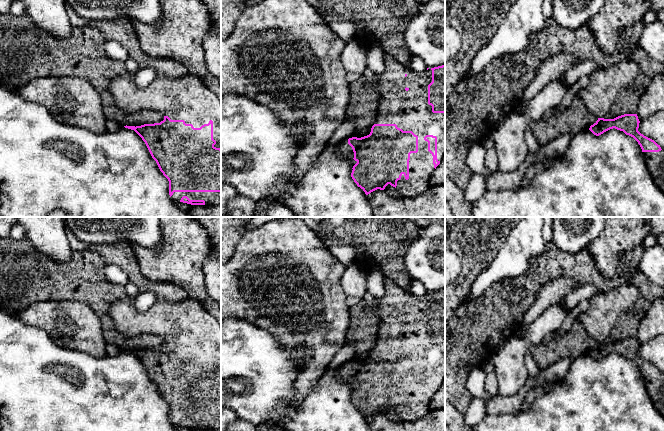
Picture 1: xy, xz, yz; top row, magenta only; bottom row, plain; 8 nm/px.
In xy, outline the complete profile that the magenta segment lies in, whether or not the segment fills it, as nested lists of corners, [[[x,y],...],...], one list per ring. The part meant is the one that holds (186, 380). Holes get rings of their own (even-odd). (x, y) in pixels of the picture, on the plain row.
[[[126,296],[110,305],[109,314],[113,319],[116,329],[127,337],[135,337],[140,334],[153,334],[161,337],[164,344],[160,347],[144,348],[141,350],[124,350],[134,354],[145,366],[152,382],[156,385],[160,395],[169,405],[169,419],[174,426],[183,426],[191,429],[221,429],[221,326],[213,315],[209,314],[205,306],[198,300],[186,298],[179,302],[157,301],[145,312],[139,312],[134,305],[135,298]]]

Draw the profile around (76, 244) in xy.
[[[69,234],[69,243],[73,251],[91,250],[98,253],[105,264],[114,264],[120,267],[127,275],[129,281],[134,283],[139,292],[153,292],[157,301],[179,302],[188,298],[185,290],[168,282],[151,282],[143,275],[138,260],[129,243],[95,244],[88,245],[77,237]]]

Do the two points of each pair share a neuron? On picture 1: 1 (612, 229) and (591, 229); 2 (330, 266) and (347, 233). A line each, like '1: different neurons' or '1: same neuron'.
1: different neurons
2: different neurons

